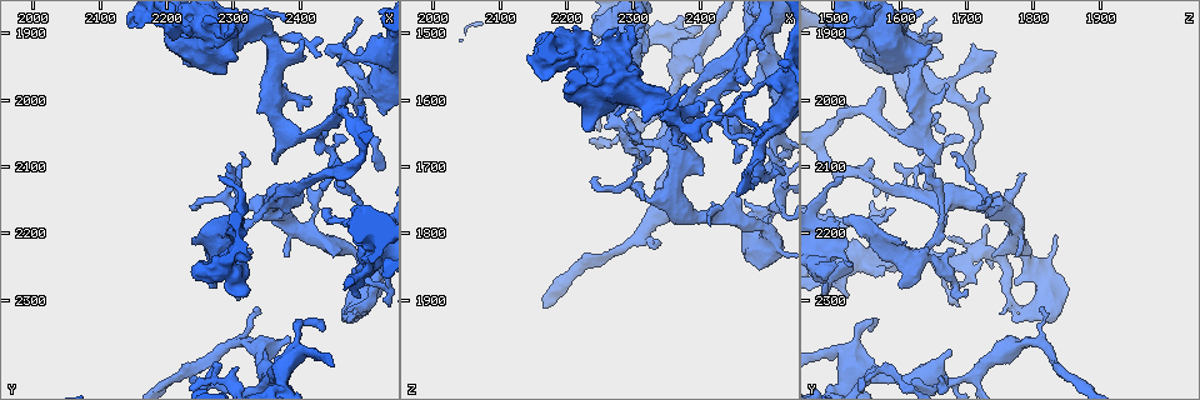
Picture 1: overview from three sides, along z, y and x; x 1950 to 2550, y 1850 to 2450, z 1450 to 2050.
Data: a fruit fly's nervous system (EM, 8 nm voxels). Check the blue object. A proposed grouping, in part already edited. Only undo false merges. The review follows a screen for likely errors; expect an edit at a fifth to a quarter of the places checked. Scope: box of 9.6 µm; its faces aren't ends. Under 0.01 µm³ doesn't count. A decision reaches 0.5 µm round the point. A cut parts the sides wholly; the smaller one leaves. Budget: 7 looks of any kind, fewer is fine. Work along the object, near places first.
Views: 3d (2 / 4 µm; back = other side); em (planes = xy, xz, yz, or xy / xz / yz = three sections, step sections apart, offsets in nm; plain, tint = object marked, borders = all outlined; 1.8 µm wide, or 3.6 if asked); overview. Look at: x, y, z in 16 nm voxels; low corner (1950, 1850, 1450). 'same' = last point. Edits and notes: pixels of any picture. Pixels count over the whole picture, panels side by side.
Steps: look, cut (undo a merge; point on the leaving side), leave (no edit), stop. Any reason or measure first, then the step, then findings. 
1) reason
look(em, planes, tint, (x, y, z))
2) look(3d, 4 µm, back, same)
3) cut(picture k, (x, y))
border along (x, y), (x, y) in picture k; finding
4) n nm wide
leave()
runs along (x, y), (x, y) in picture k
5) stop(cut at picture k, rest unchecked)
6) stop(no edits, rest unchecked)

branch point
look(em, planes, plain, (2455, 1925, 1610))

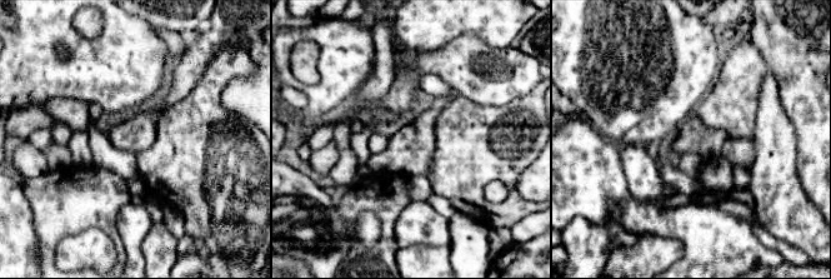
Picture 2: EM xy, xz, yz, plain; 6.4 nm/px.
look(em, planes, tint, same)

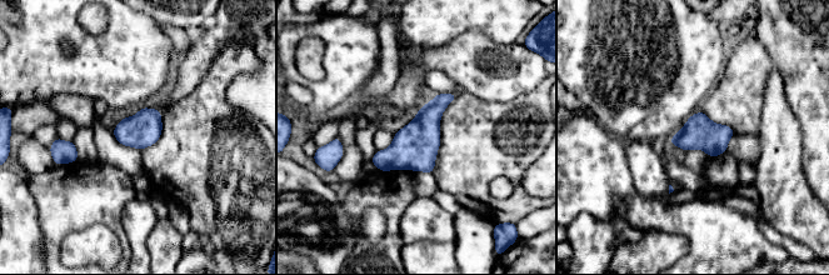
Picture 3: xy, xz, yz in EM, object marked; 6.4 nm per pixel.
leave()
one neuron here

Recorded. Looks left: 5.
calibre changes
look(em, 3.6 µm, planes, tint, (2235, 1895, 1565))

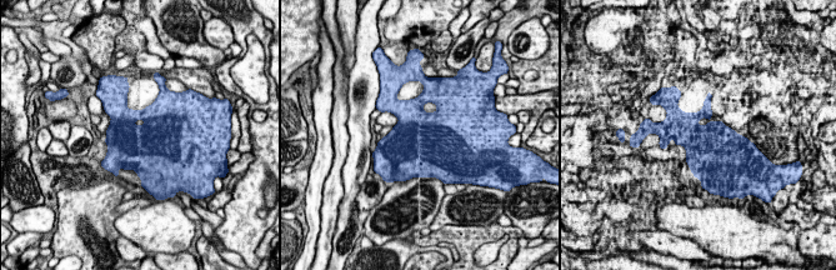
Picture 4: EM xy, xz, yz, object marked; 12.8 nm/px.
leave()
all the same neuron

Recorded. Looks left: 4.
abrupt turn
look(em, xy, step 8, tint, (2305, 2200, 1490))

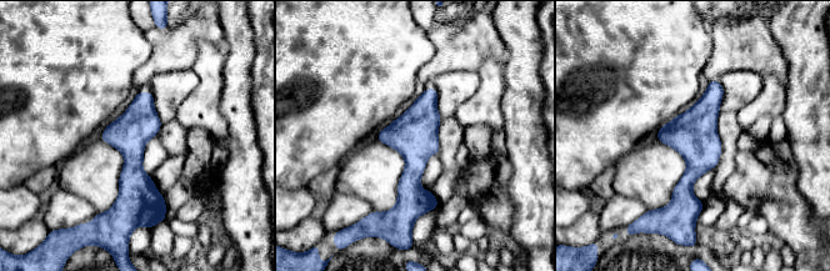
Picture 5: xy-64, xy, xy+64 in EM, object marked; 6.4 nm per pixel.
look(em, planes, tint, same)

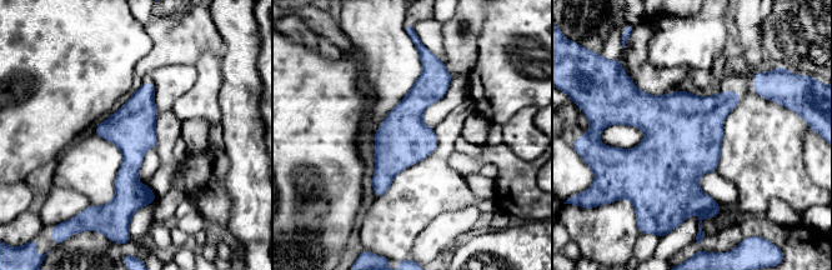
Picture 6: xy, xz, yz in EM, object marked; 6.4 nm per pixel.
leave()
runs along (426, 60), (427, 89), (377, 193) in picture 6; one neuron here

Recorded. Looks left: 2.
stop(no edits, rest unchecked)

